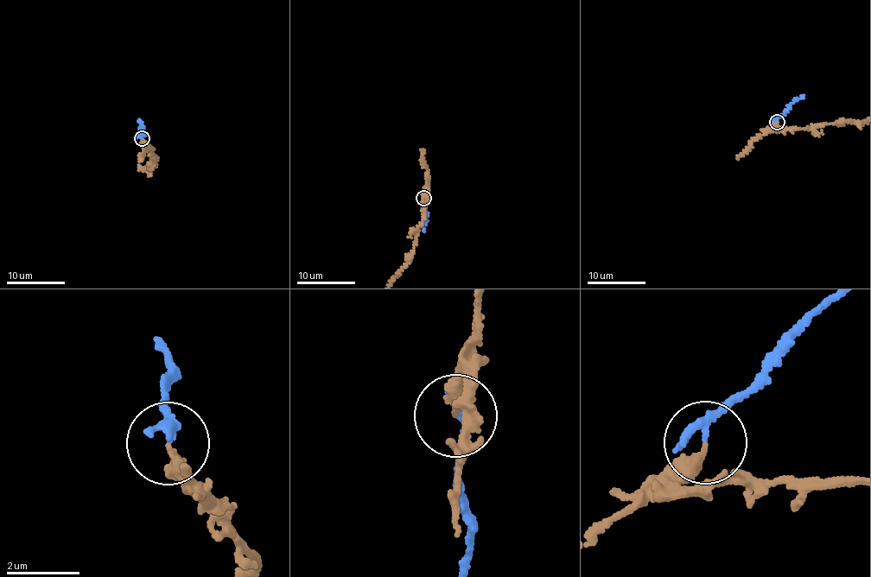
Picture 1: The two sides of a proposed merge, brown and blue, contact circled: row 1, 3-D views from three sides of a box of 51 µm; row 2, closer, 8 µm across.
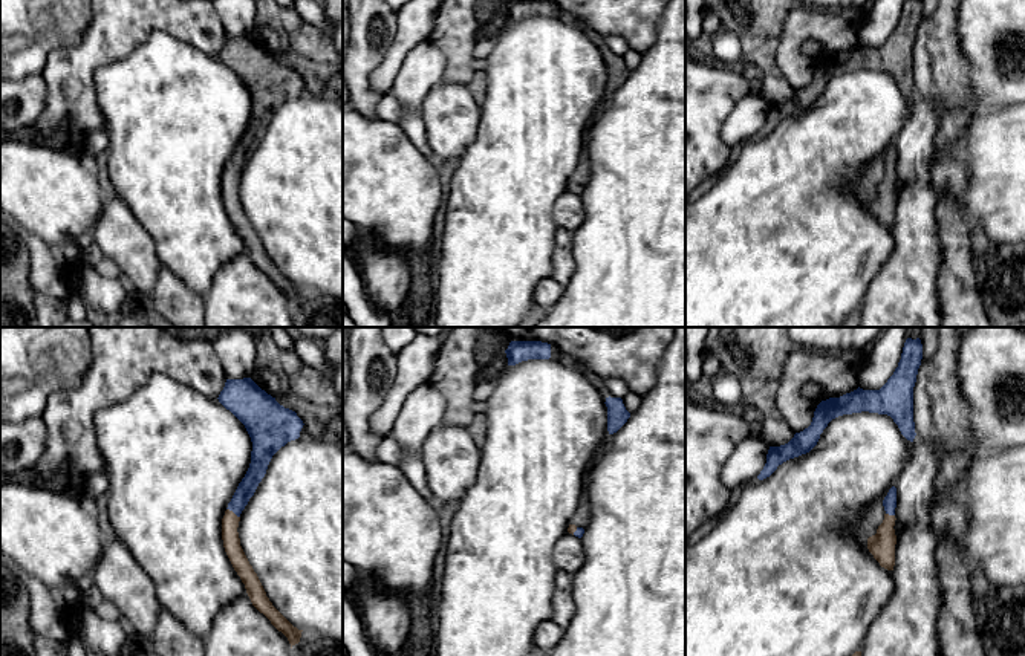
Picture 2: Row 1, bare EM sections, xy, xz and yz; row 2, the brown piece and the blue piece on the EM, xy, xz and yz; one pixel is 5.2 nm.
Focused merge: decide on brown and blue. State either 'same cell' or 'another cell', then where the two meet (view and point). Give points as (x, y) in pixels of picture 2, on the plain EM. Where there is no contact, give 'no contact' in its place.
same cell; meets brown in xy at (231, 168)

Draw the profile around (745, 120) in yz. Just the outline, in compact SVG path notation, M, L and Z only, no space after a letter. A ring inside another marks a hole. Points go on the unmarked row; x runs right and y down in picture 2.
M747 96L736 102L721 130L721 138L731 148L757 136L766 121L770 104L762 96Z

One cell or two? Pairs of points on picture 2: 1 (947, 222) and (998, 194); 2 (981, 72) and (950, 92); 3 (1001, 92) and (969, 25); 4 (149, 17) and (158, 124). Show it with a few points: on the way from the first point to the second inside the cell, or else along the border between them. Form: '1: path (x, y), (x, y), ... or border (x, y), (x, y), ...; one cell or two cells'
1: border (937, 196), (952, 196), (972, 227); two cells
2: border (958, 46), (967, 63), (970, 104), (978, 110); two cells
3: path (996, 75), (985, 42); one cell
4: border (185, 42), (162, 31), (153, 31), (123, 57); two cells

